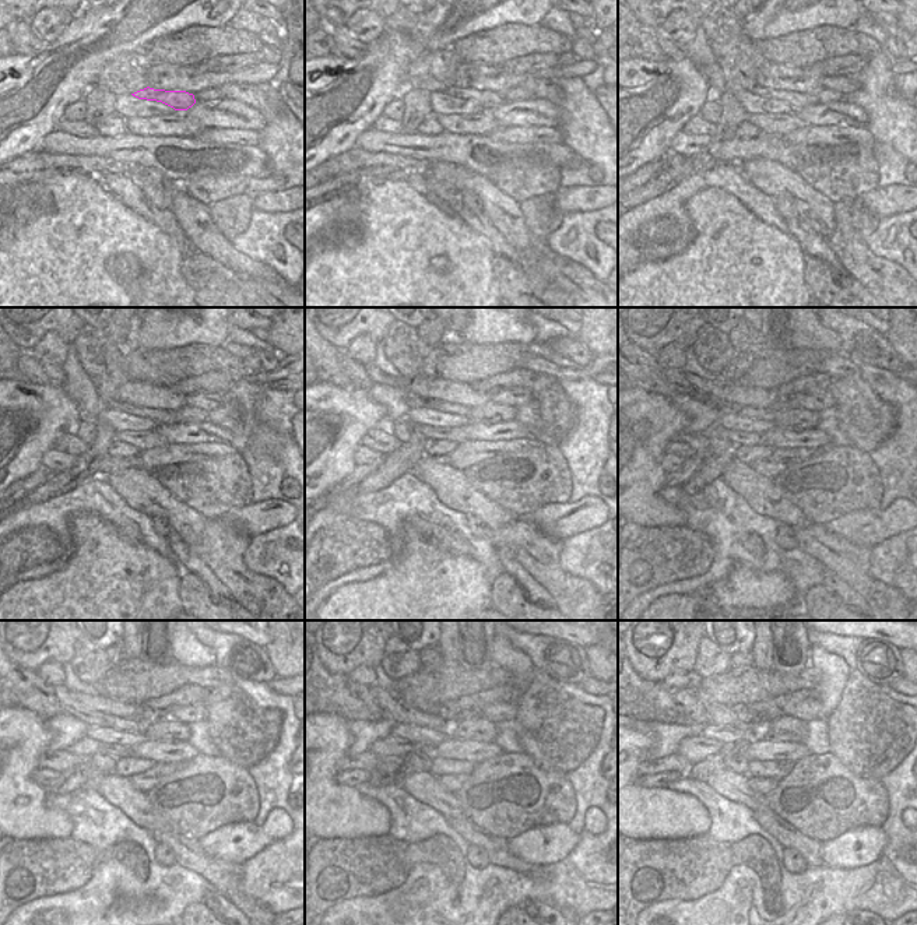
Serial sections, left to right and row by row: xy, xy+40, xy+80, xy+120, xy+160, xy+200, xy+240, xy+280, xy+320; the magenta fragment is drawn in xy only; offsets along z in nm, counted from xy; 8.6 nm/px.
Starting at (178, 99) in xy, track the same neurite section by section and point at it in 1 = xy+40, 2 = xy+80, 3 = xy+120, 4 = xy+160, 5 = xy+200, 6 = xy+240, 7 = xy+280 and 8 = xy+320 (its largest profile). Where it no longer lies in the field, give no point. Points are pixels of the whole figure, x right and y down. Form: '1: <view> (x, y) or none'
1: xy+40 (488, 99)
2: xy+80 (797, 101)
3: xy+120 (161, 417)
4: xy+160 (442, 407)
5: xy+200 (675, 376)
6: xy+240 (67, 700)
7: xy+280 (394, 707)
8: xy+320 (720, 714)

